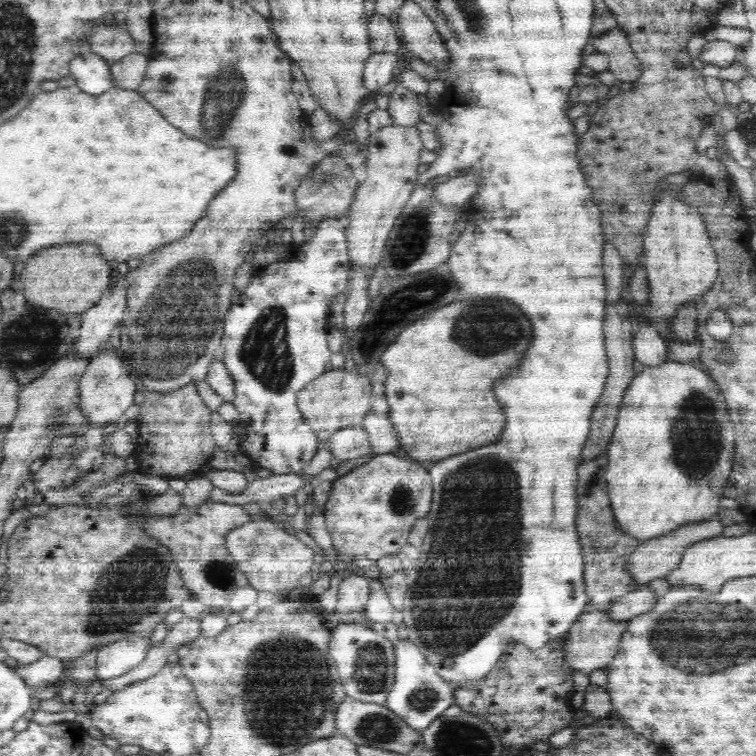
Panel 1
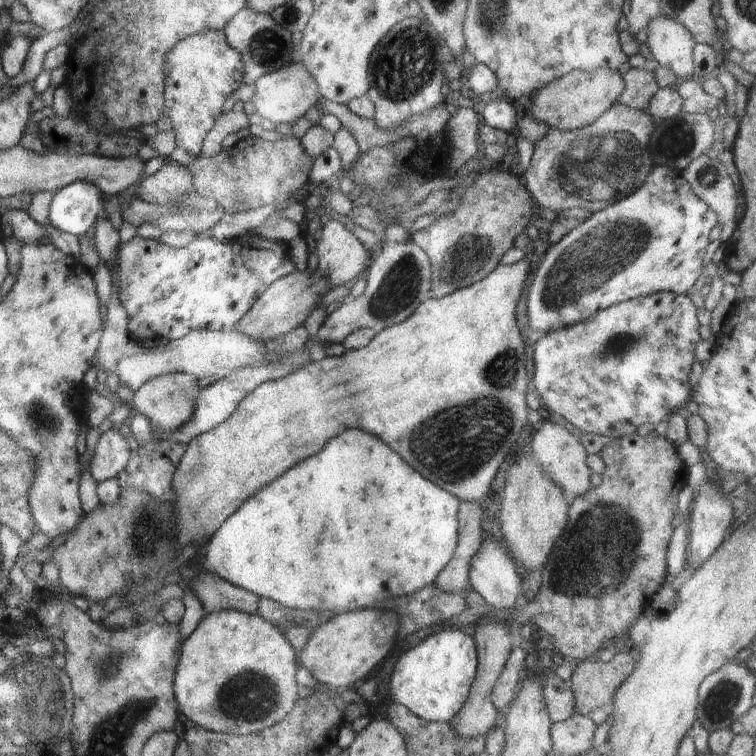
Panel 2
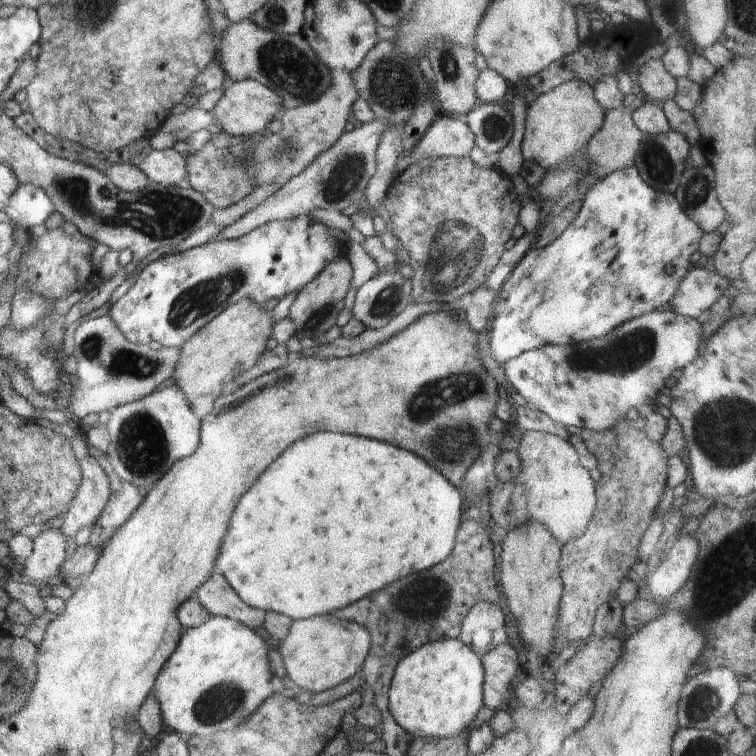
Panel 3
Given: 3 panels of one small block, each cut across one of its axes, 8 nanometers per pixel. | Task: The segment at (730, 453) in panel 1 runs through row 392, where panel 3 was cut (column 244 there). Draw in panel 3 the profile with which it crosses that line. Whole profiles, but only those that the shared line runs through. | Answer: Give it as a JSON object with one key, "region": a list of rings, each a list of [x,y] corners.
{"region":[[[213,615],[204,624],[185,629],[181,638],[154,684],[154,696],[159,702],[164,725],[172,730],[191,736],[210,736],[220,730],[230,730],[254,714],[272,690],[276,690],[276,686],[270,686],[270,682],[276,680],[269,659],[273,644],[262,639],[255,629],[231,618]]]}

